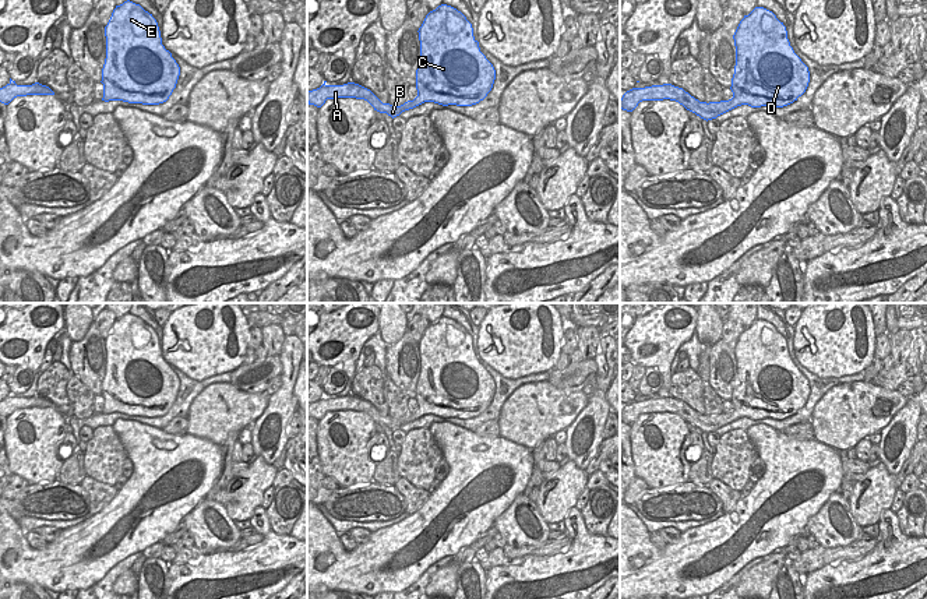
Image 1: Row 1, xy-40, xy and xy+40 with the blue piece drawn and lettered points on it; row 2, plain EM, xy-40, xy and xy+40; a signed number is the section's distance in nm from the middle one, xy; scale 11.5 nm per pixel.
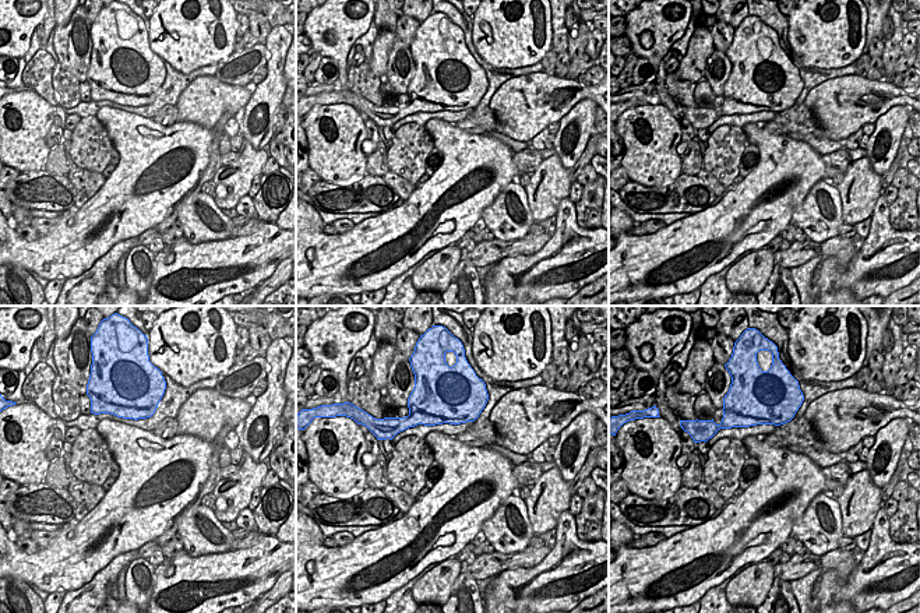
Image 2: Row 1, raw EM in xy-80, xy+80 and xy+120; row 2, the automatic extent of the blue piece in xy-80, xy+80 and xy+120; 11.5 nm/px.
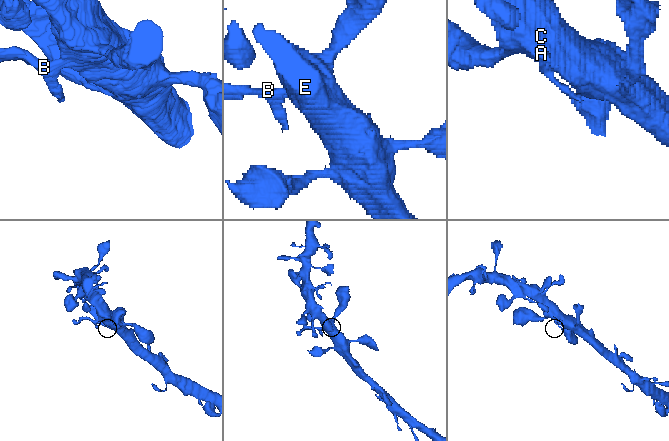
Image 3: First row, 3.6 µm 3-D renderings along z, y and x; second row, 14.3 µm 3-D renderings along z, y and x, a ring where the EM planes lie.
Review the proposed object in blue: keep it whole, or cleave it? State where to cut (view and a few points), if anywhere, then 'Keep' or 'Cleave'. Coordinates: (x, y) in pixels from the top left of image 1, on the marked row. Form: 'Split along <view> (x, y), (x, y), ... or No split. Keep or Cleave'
Split along xy+40 (723, 101), (729, 102), (733, 108). Cleave

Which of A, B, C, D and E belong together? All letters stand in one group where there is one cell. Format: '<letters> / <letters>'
A B / C D E

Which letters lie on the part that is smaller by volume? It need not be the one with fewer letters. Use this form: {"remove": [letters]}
{"remove": ["A", "B"]}

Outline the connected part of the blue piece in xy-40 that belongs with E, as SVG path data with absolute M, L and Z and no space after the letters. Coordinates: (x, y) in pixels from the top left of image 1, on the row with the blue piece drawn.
M127 0L113 10L105 36L102 101L142 105L166 102L176 88L180 67L162 45L152 14Z

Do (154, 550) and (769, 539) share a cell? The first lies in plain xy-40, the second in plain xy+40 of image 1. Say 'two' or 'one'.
two

